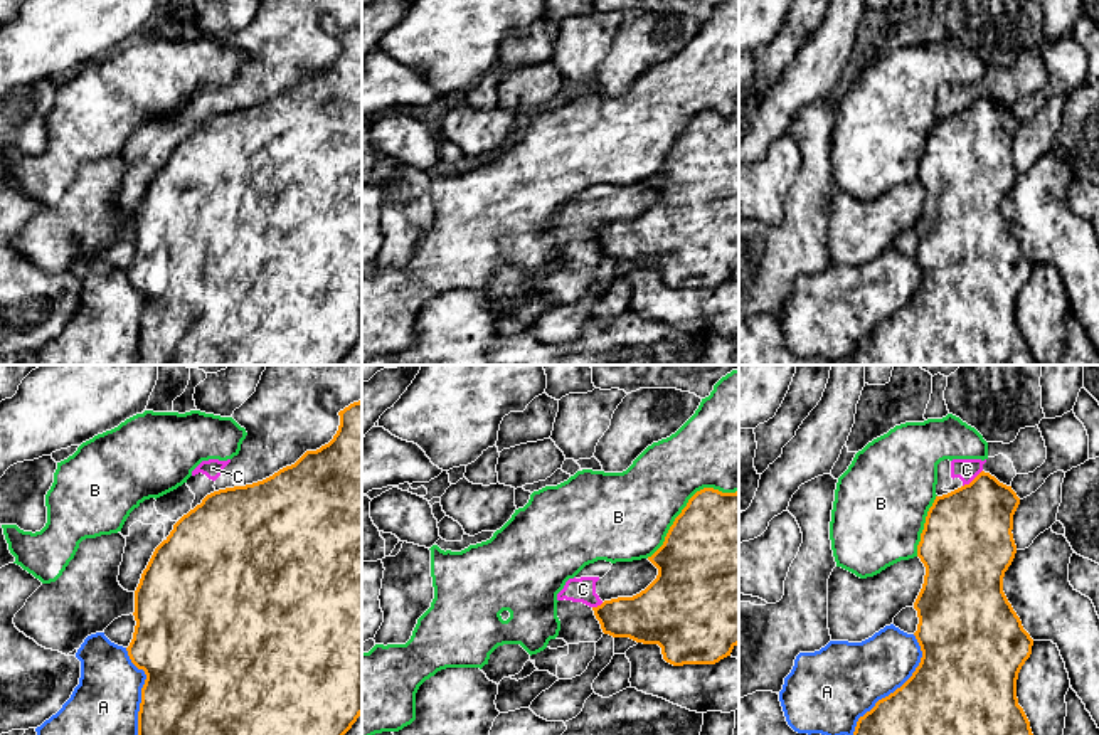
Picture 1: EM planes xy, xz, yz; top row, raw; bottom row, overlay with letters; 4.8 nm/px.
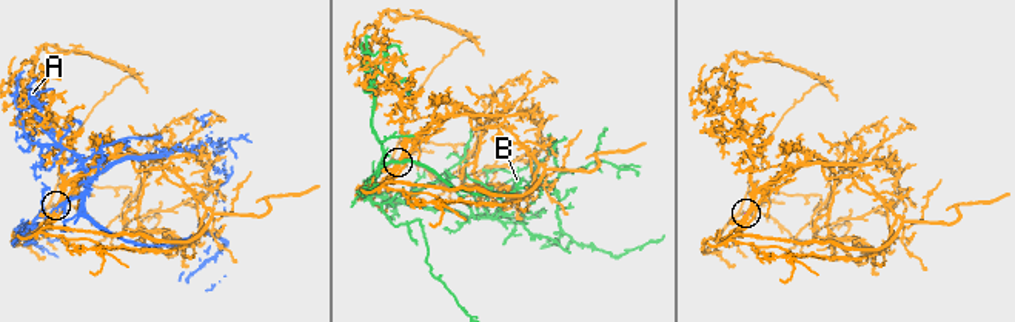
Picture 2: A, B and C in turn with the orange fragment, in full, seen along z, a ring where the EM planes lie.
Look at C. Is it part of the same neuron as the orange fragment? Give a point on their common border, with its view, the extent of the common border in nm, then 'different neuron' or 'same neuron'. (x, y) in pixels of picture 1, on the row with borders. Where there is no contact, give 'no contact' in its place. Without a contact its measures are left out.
meets orange in yz at (973, 480); contact 130 nm long; different neuron

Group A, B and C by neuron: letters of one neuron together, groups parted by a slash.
A / B / C

